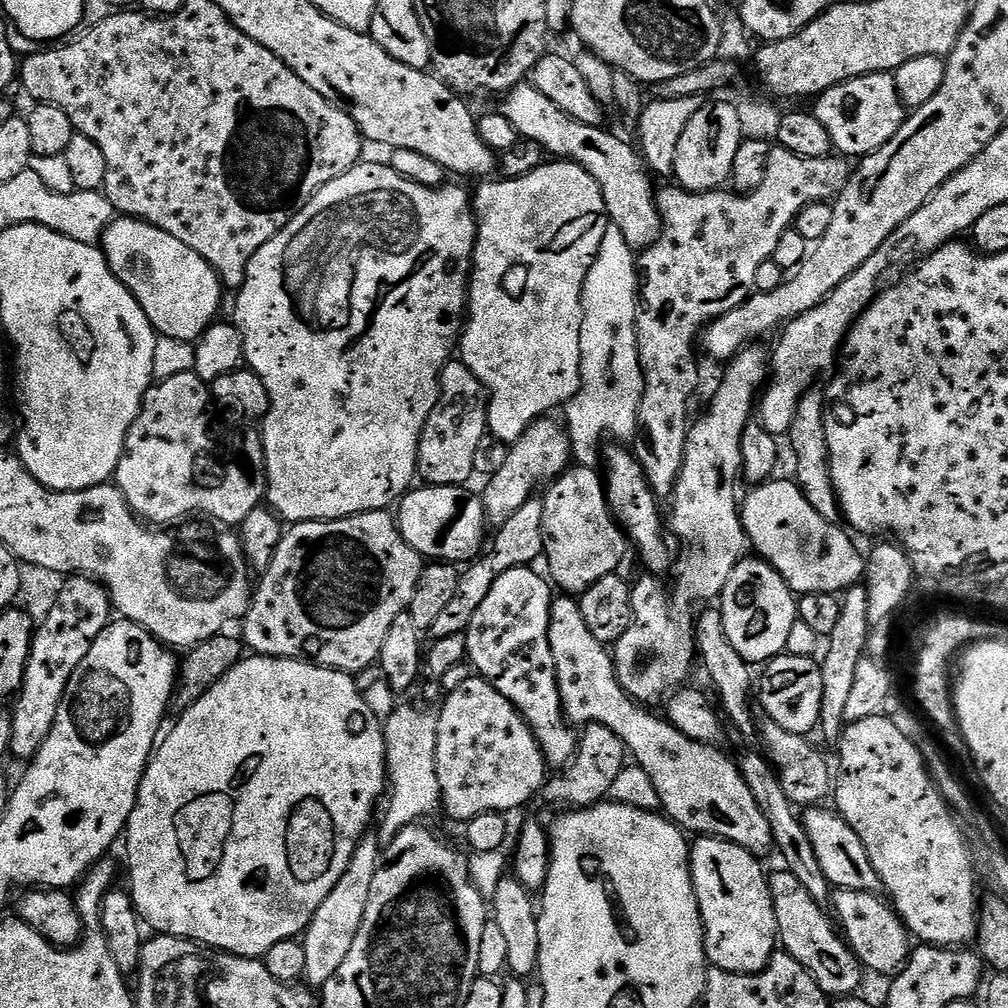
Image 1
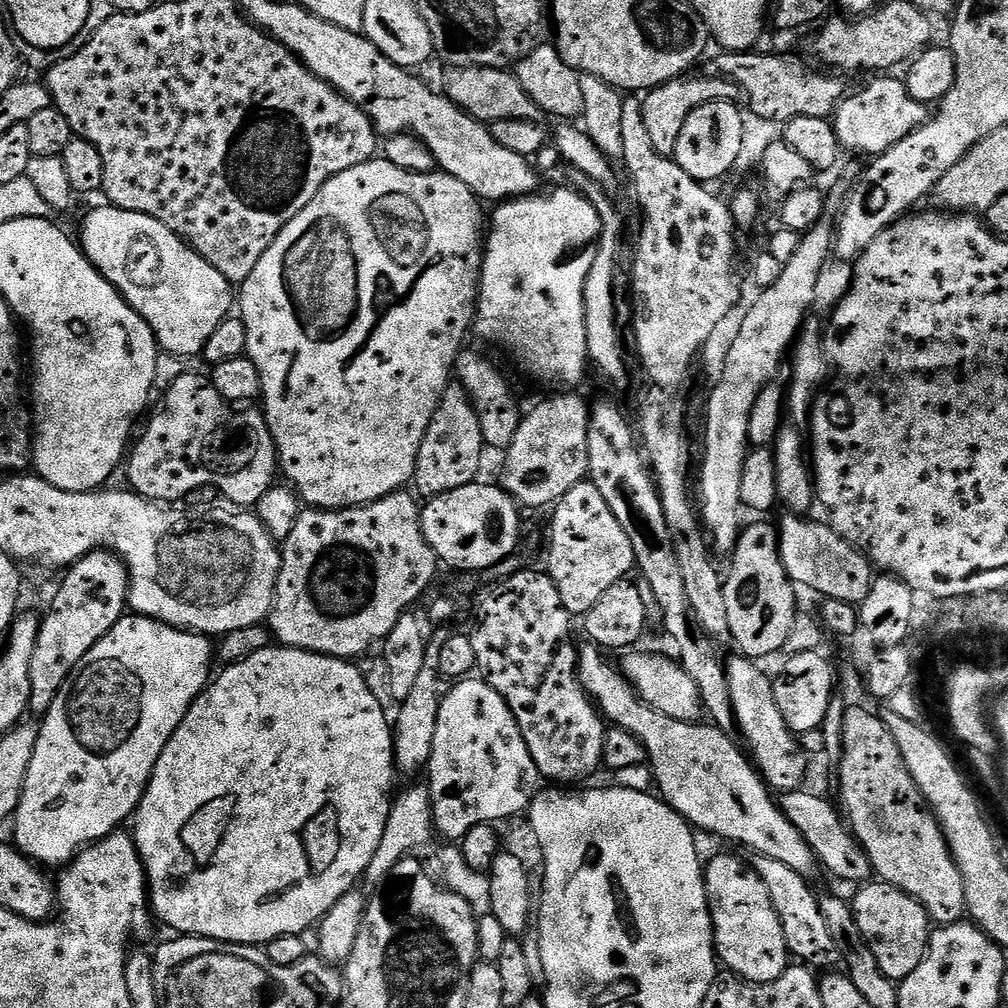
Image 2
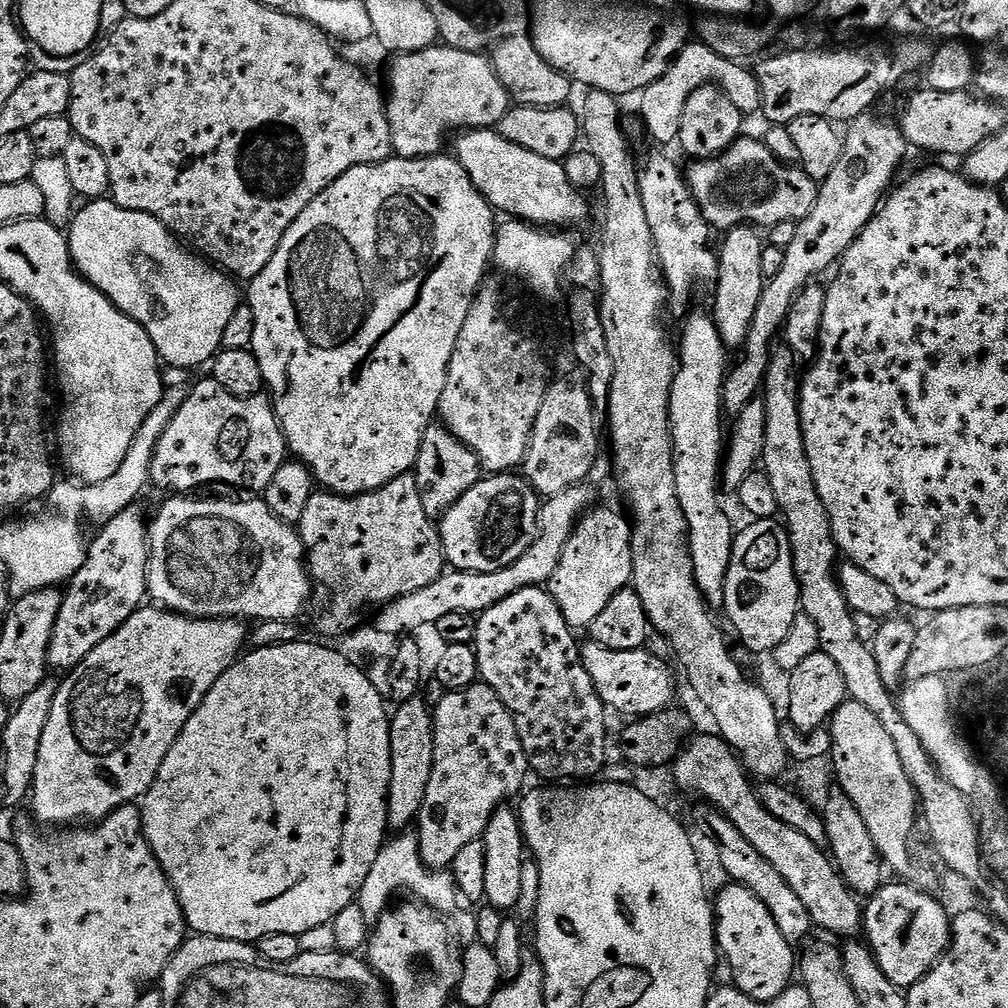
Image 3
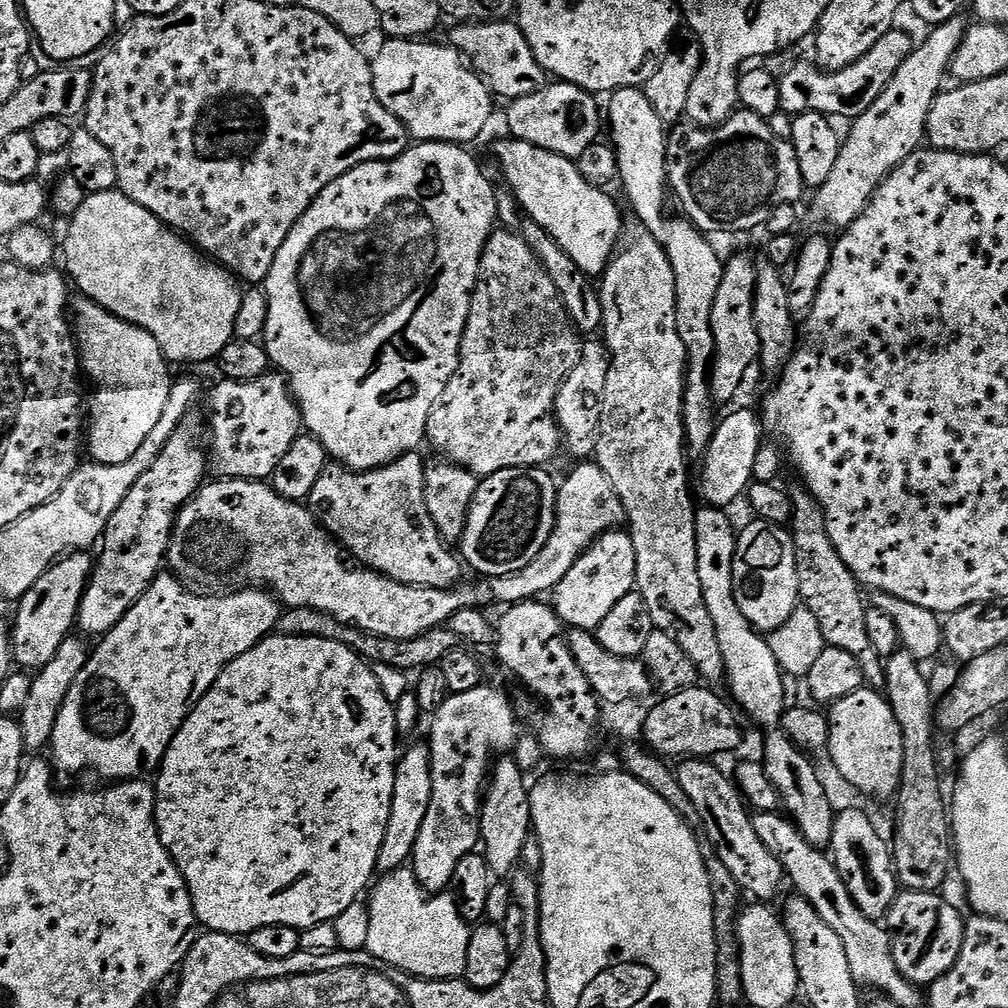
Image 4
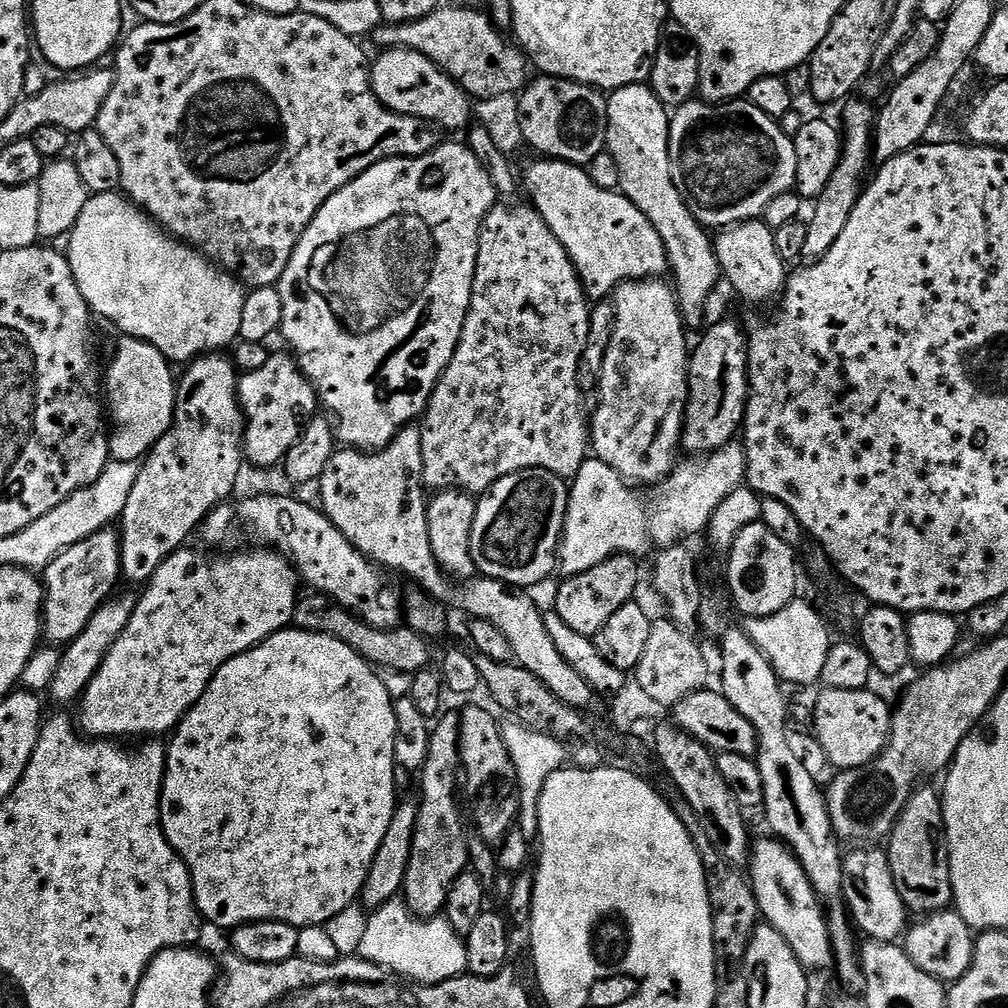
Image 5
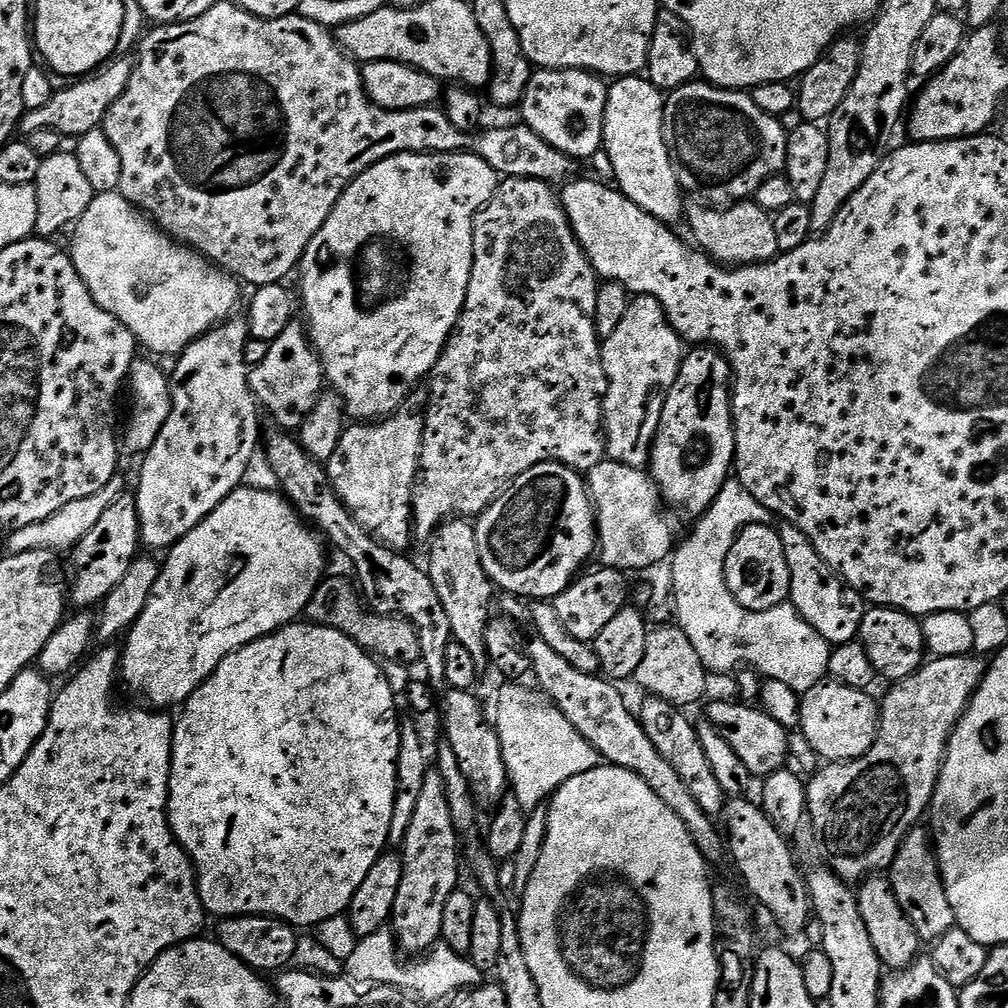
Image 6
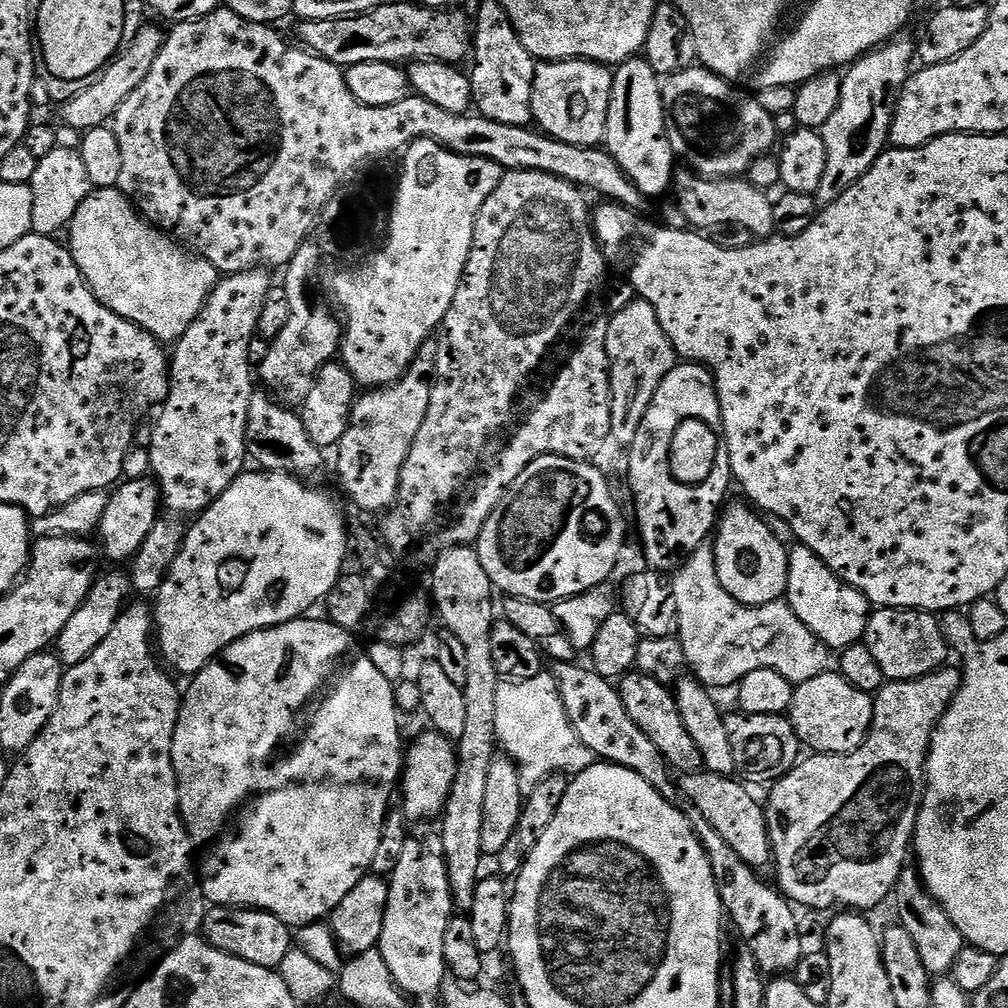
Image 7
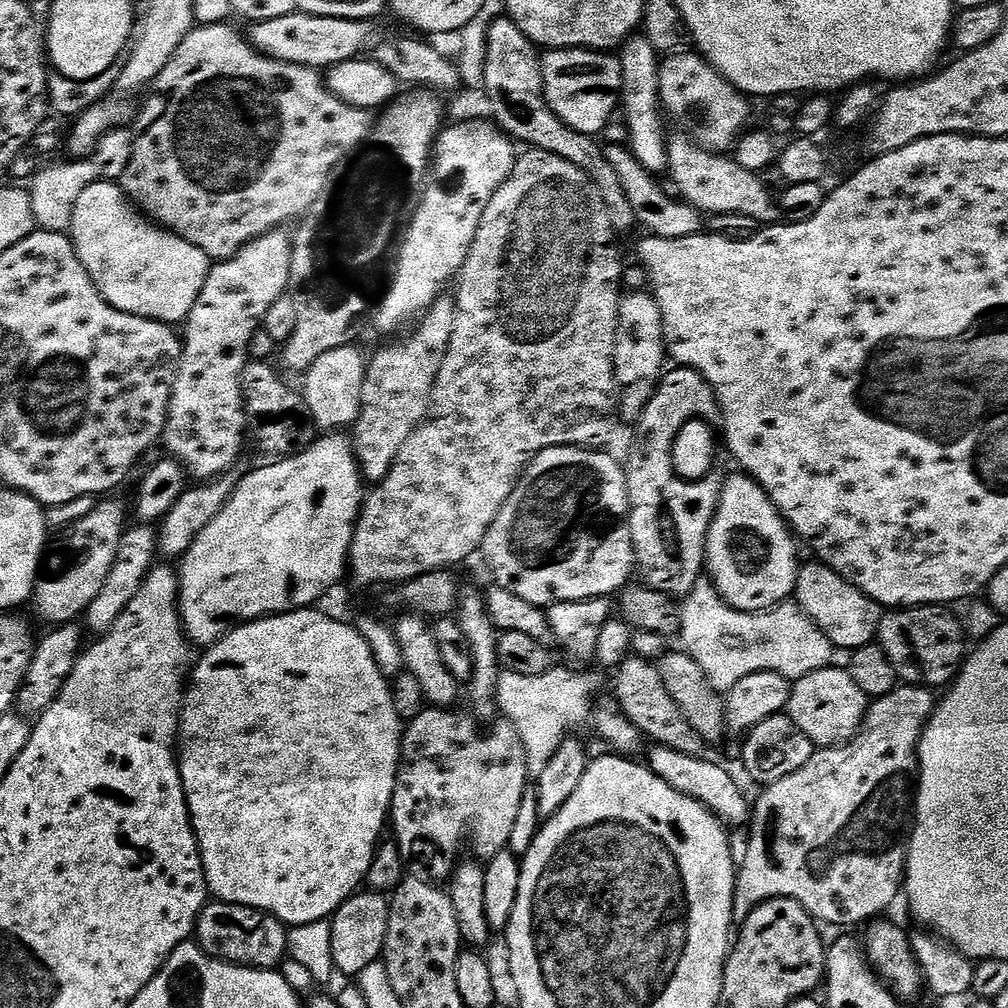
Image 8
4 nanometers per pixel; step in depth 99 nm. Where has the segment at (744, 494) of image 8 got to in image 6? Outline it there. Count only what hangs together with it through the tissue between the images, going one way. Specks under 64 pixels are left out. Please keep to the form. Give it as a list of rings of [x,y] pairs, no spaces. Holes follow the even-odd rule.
[[[767,523],[748,524],[740,529],[738,538],[731,541],[723,557],[724,573],[730,594],[743,608],[751,612],[765,612],[789,599],[790,566],[786,566],[786,554],[782,554],[780,533]]]

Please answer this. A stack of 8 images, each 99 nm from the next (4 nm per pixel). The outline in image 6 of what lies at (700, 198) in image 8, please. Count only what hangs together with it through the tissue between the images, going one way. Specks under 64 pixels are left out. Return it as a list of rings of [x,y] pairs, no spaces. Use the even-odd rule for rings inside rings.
[[[692,202],[686,208],[686,221],[692,236],[697,240],[699,251],[707,254],[718,264],[725,266],[743,266],[745,264],[766,264],[775,256],[780,255],[778,237],[774,235],[774,222],[769,213],[764,212],[754,202],[741,202],[725,207],[723,210],[713,210],[703,202]]]

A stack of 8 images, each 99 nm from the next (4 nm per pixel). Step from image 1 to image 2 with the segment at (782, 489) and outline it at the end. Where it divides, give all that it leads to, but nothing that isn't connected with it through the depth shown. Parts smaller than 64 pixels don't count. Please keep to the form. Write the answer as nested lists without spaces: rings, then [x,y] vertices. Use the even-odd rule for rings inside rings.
[[[796,514],[785,517],[778,524],[780,558],[793,585],[801,589],[809,588],[810,591],[817,592],[820,598],[860,606],[870,594],[874,581],[874,568],[868,557],[859,548],[846,543],[827,523],[807,524],[804,521],[807,519]]]

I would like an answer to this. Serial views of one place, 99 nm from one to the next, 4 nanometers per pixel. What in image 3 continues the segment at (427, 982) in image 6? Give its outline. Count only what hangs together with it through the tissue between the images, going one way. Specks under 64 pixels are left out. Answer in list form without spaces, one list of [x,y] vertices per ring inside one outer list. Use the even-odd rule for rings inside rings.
[[[416,834],[393,835],[385,843],[378,858],[374,858],[374,866],[370,866],[370,874],[366,874],[366,882],[362,882],[360,887],[358,903],[362,906],[362,914],[366,914],[369,922],[379,920],[381,914],[387,912],[393,903],[392,895],[403,888],[415,899],[429,904],[441,917],[447,918],[461,945],[477,943],[477,913],[467,912],[463,908],[465,905],[456,891],[456,880],[451,871],[428,868],[420,853],[420,838]]]

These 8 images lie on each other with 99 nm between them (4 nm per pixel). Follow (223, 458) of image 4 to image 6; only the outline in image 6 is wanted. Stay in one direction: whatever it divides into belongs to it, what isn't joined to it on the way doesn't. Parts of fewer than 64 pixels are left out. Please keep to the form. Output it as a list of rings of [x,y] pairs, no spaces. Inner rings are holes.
[[[293,322],[282,330],[282,334],[278,334],[278,338],[270,341],[266,358],[250,369],[248,381],[256,395],[257,405],[267,415],[269,412],[280,423],[277,425],[281,429],[298,430],[304,425],[310,410],[314,410],[326,391],[326,377],[320,356],[312,347],[303,323]]]

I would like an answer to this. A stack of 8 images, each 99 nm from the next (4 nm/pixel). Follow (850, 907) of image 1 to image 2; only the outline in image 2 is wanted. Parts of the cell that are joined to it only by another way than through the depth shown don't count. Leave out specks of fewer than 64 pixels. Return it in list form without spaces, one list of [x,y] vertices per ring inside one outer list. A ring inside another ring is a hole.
[[[868,882],[859,889],[860,892],[856,897],[851,897],[852,916],[858,924],[860,937],[867,942],[870,950],[874,954],[874,958],[878,962],[878,966],[882,970],[882,974],[886,974],[886,978],[893,982],[899,982],[907,978],[910,974],[914,974],[914,970],[918,970],[918,966],[922,962],[922,958],[928,949],[928,938],[930,935],[930,917],[923,906],[912,896],[908,896],[904,892],[898,892],[891,884],[883,882]]]

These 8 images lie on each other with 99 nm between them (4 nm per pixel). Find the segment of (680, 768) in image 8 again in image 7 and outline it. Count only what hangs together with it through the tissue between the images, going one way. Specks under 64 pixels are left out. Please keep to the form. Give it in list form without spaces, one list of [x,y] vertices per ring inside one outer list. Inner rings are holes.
[[[699,770],[692,772],[678,788],[685,792],[696,806],[696,812],[704,816],[718,834],[722,834],[727,851],[735,859],[747,864],[753,870],[761,870],[773,863],[772,839],[768,837],[768,817],[763,803],[760,804],[743,788],[745,785],[732,776],[720,776],[717,772]]]

